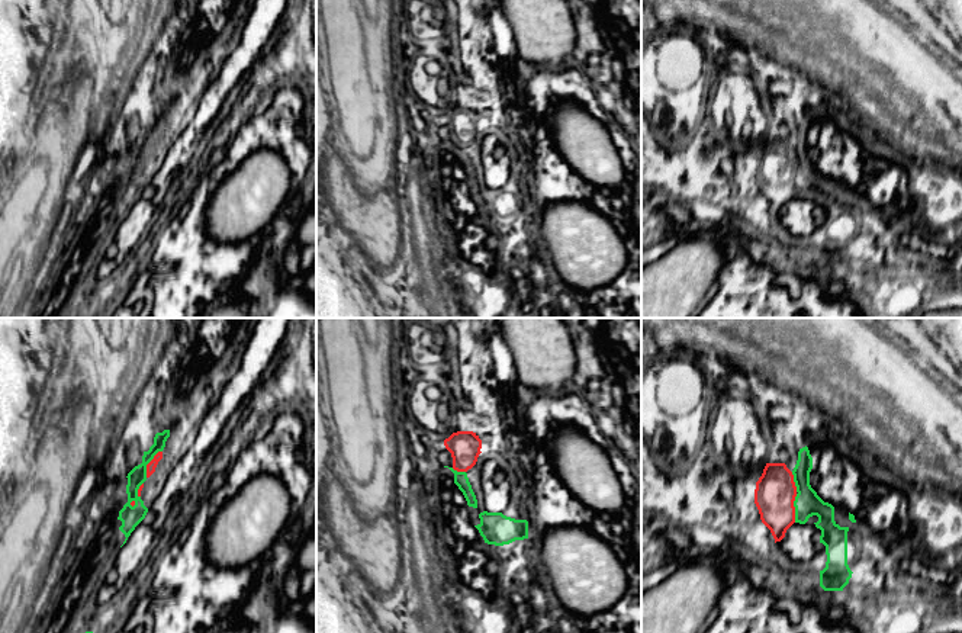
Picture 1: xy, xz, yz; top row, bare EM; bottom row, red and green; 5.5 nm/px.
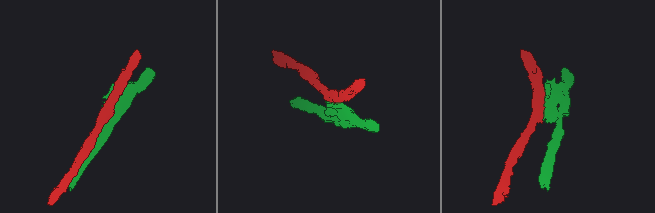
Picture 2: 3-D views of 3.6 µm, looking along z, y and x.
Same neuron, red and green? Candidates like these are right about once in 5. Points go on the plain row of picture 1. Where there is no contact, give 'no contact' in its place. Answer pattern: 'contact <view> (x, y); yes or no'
contact xy (148, 138); no

